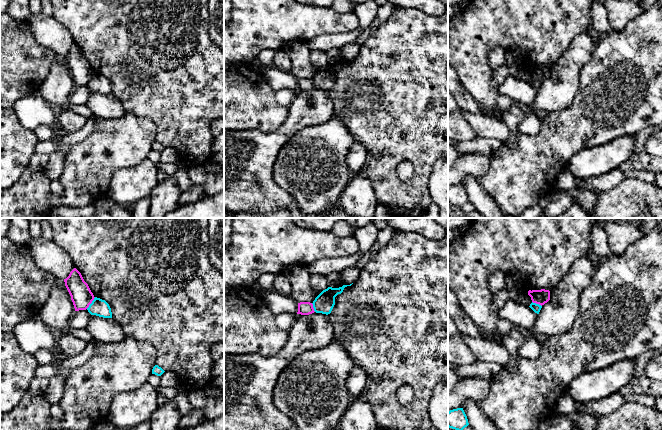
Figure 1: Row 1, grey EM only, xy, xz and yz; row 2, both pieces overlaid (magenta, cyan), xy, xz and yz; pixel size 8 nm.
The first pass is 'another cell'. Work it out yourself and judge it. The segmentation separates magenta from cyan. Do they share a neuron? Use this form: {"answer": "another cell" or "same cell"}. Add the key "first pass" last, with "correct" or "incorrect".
{"answer": "another cell", "first pass": "correct"}

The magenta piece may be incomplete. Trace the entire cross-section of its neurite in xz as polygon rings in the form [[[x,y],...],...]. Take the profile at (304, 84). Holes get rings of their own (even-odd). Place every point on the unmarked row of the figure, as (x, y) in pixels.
[[[300,78],[298,79],[298,88],[297,90],[309,91],[314,89],[313,80],[310,78]]]

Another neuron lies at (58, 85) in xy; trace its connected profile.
[[[58,55],[53,61],[39,92],[51,107],[58,110],[68,106],[69,96],[74,88],[75,84],[65,58]]]

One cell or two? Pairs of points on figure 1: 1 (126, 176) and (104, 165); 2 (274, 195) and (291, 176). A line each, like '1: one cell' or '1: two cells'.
1: two cells
2: two cells

